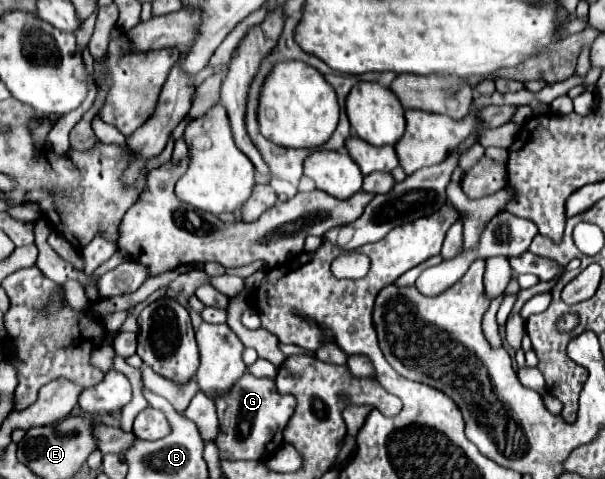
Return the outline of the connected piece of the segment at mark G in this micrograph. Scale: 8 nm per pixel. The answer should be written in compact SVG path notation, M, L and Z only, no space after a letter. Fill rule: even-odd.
M249 372L235 384L225 398L217 400L217 416L221 436L217 448L221 460L265 460L283 444L283 428L293 416L295 400L289 394L279 394L275 380L255 378ZM245 440L245 446L243 446Z

